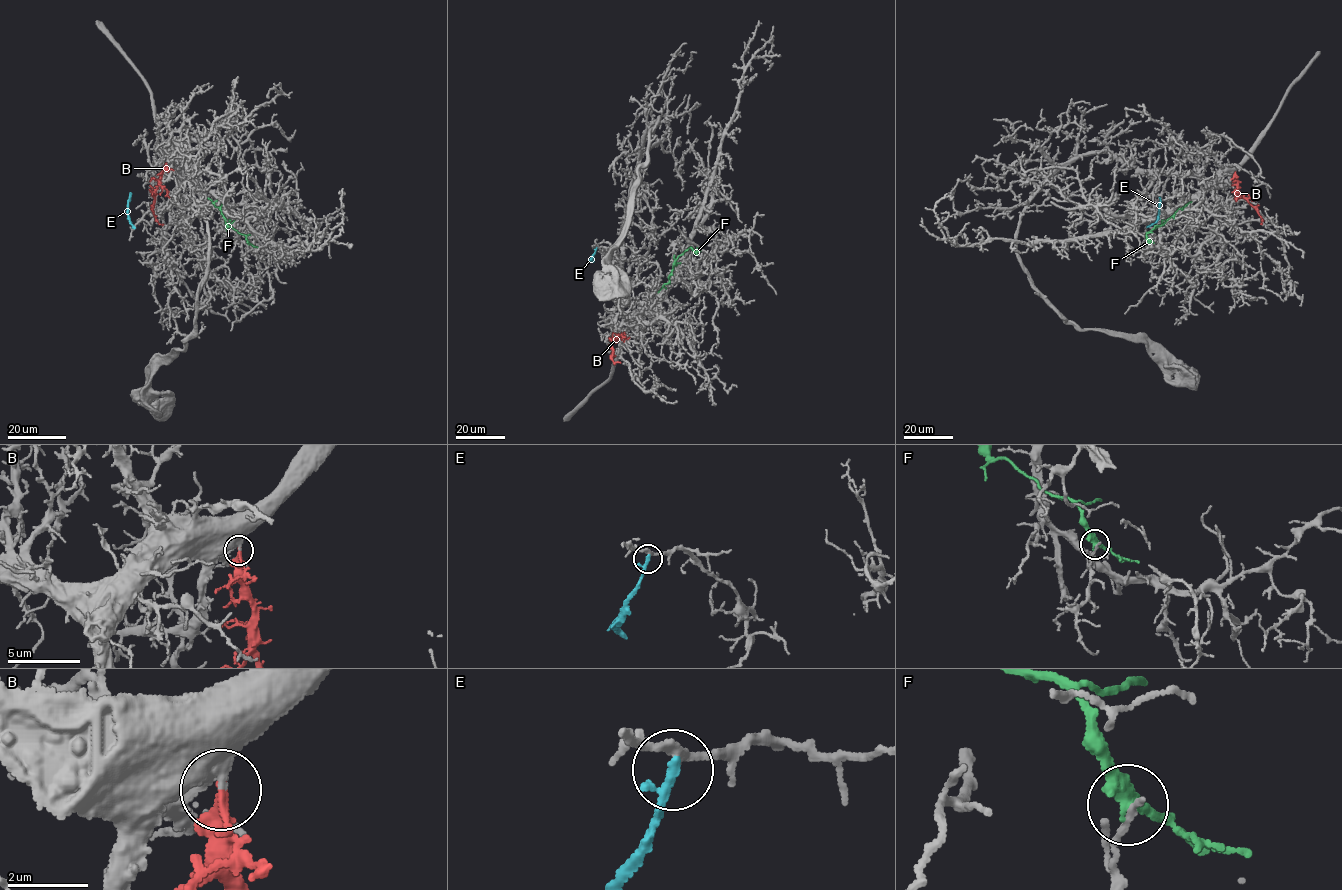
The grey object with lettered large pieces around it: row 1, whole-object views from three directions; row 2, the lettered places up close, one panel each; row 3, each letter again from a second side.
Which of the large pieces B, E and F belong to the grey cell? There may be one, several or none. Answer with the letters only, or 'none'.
B

